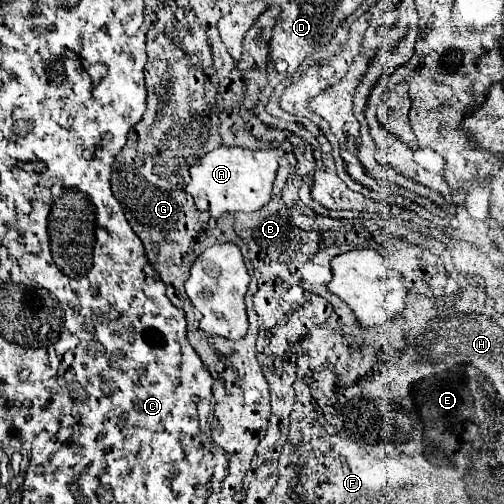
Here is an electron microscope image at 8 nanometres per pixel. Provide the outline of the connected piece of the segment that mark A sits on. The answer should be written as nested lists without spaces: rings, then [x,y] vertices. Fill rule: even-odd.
[[[218,147],[190,167],[190,183],[186,185],[186,191],[192,195],[196,209],[210,213],[214,219],[226,213],[258,211],[270,201],[272,183],[282,157],[282,149],[250,151],[242,147]]]

